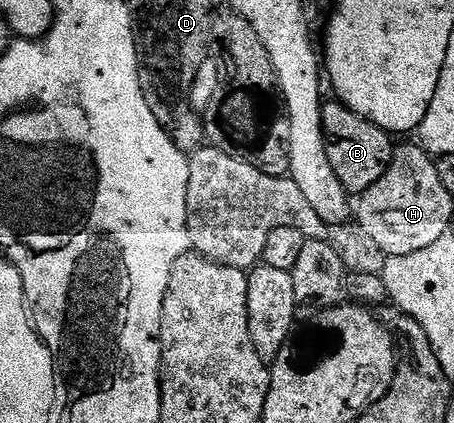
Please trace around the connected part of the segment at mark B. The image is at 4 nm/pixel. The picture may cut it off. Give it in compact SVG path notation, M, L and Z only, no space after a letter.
M339 101L324 103L322 125L324 138L328 140L326 153L330 157L330 165L334 165L334 173L338 173L338 181L347 189L349 196L359 197L374 185L386 173L392 164L394 154L393 136L383 131L378 125L358 117L350 108Z

